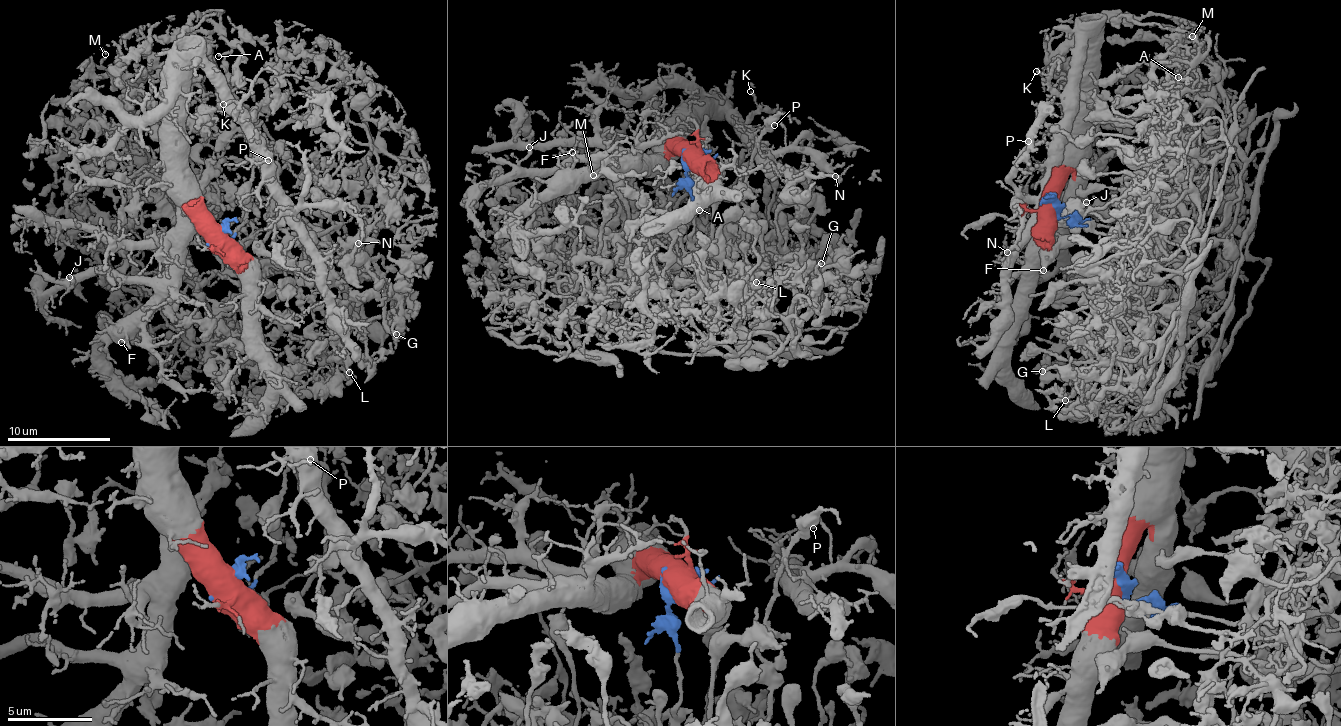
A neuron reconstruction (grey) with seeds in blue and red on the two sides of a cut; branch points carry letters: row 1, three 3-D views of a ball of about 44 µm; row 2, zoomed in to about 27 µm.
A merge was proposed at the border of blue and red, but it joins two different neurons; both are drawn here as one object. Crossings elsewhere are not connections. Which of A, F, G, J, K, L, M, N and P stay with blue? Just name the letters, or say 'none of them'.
A, G, L, M

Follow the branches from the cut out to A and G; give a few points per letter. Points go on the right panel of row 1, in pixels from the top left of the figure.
A: (1055, 210), (1127, 229), (1185, 178), (1221, 123), (1141, 116), (1192, 89), (1195, 59), (1177, 78)
G: (1055, 210), (1077, 225), (1155, 232), (1131, 250), (1129, 292), (1144, 318), (1120, 356), (1042, 372)

